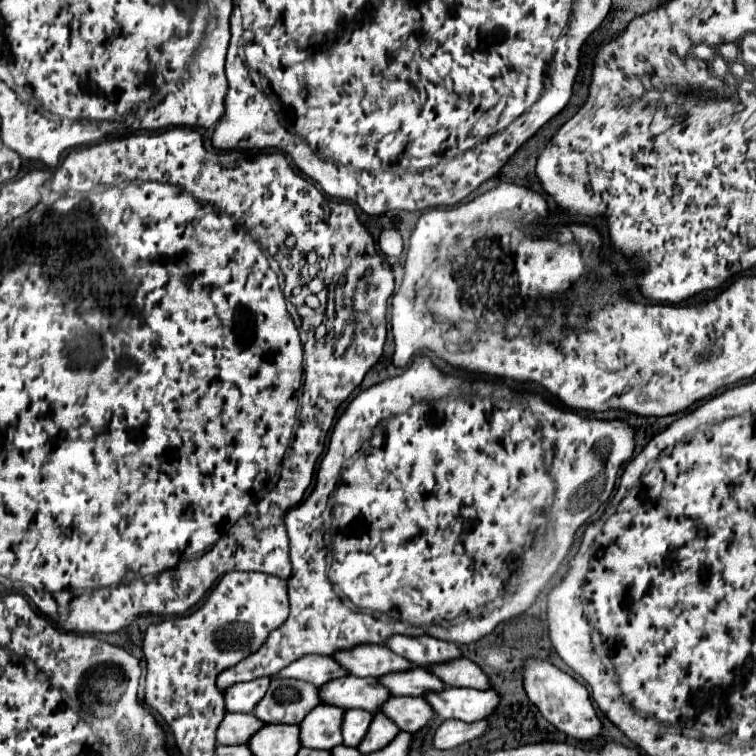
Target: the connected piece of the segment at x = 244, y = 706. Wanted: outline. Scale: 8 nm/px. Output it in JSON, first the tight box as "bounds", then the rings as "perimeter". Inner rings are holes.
{"bounds":[224,678,270,712],"perimeter":[[[260,678],[224,690],[228,712],[252,712],[256,704],[264,698],[268,686],[270,686],[270,678]]]}

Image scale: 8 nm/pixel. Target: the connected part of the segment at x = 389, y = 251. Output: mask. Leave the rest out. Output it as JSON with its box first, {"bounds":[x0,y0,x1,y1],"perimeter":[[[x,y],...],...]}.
{"bounds":[380,230,404,258],"perimeter":[[[384,230],[380,234],[380,248],[386,256],[392,256],[392,258],[398,258],[404,250],[404,244],[402,244],[402,236],[398,230]]]}

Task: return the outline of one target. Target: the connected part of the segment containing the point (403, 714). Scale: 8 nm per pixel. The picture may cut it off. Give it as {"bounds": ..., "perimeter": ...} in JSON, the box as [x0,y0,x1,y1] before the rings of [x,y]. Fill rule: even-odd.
{"bounds":[382,696,434,734],"perimeter":[[[392,696],[382,706],[382,712],[390,716],[400,730],[412,734],[424,728],[434,718],[434,710],[426,702],[426,698],[412,698],[412,696]]]}

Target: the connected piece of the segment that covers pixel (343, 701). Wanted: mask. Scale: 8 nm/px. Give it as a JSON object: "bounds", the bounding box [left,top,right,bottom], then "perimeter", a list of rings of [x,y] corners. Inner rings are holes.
{"bounds":[324,676,392,714],"perimeter":[[[344,676],[334,680],[332,684],[324,684],[324,702],[336,704],[340,708],[362,708],[372,714],[380,712],[384,700],[392,694],[386,686],[380,684],[378,678],[358,678],[358,676]]]}

